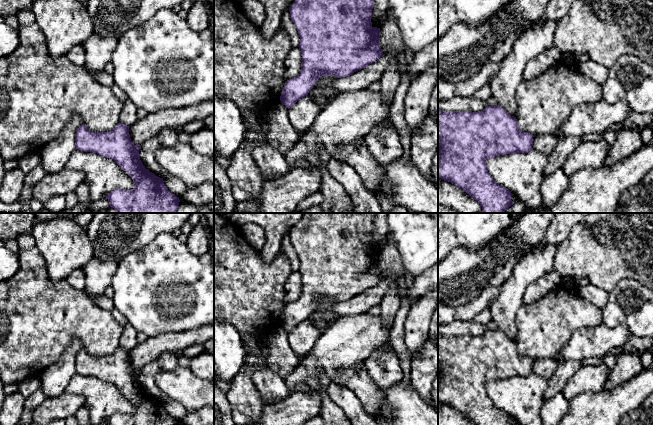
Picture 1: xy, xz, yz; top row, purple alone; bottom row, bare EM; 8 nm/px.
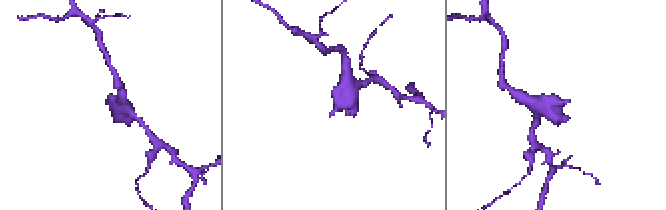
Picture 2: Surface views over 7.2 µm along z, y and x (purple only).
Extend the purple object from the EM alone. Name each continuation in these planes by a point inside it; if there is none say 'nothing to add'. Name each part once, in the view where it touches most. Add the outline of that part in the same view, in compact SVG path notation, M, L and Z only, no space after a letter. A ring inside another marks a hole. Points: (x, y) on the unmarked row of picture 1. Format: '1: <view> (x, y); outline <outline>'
nothing to add

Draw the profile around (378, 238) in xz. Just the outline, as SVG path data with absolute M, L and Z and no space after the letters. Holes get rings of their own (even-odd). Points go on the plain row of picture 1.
M376 213L374 219L374 231L371 235L372 251L380 252L385 244L388 234L387 213Z

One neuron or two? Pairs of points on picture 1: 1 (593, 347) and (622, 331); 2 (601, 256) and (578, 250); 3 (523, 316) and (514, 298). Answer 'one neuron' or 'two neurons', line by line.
1: one neuron
2: one neuron
3: two neurons

